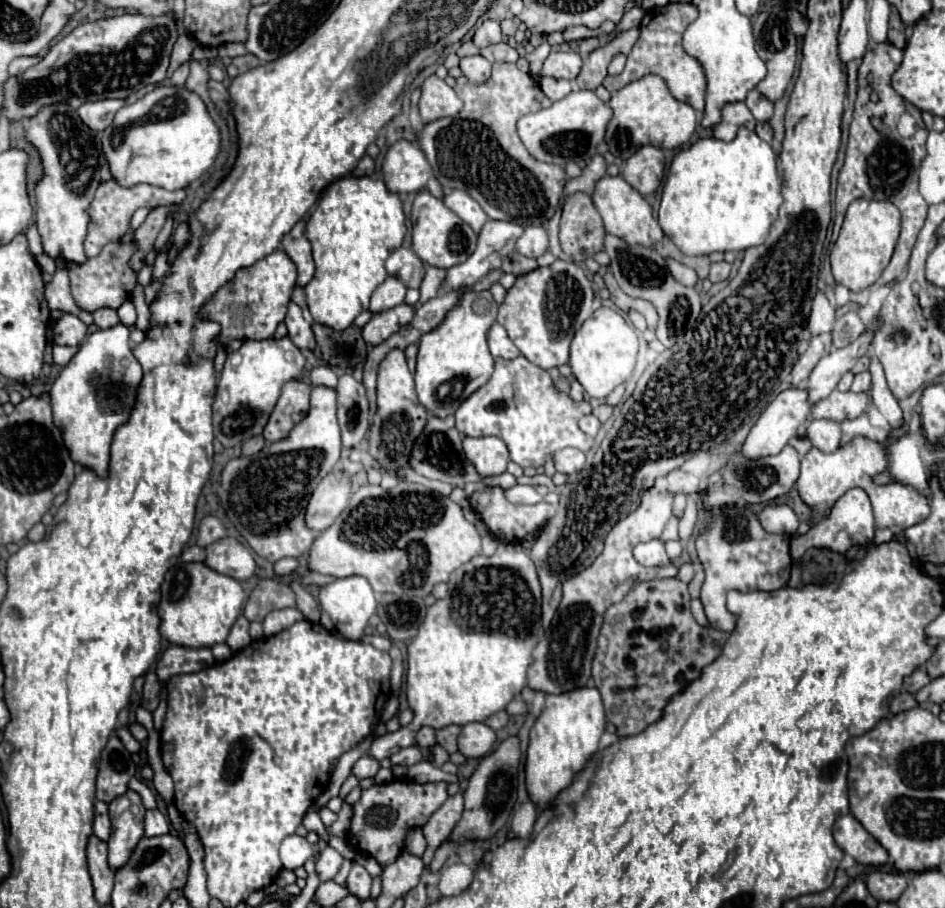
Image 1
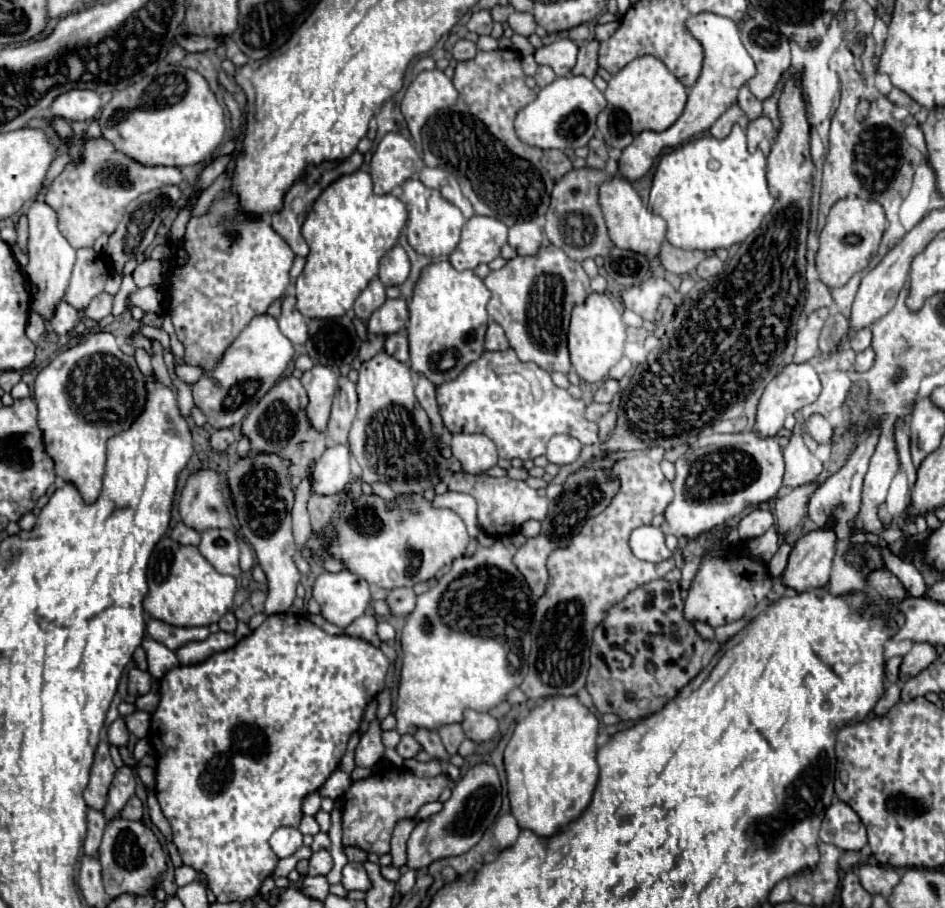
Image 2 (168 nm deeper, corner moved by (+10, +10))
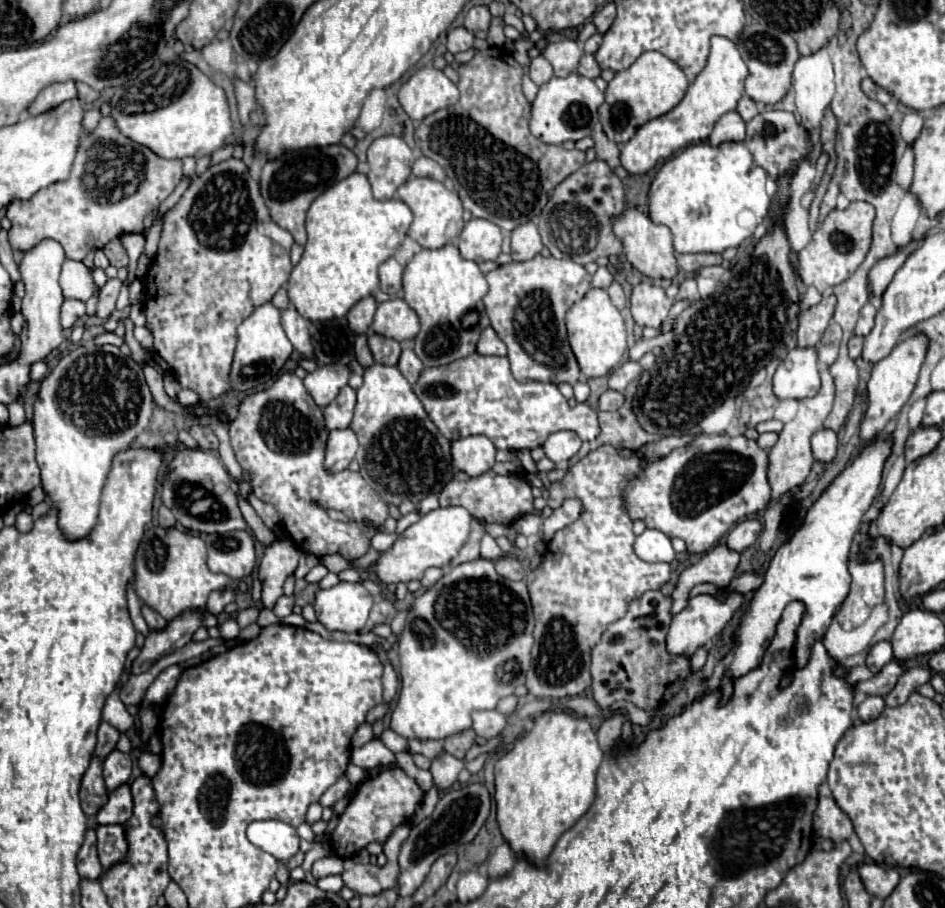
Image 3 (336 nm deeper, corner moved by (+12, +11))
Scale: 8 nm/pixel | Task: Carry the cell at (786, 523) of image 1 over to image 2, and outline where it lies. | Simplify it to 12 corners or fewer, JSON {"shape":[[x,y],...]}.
{"shape":[[752,509],[738,525],[742,539],[760,537],[774,515]]}

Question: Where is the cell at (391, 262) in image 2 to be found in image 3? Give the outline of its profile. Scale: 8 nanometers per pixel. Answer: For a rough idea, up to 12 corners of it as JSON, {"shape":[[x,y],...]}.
{"shape":[[390,258],[380,266],[380,290],[402,288],[402,266]]}

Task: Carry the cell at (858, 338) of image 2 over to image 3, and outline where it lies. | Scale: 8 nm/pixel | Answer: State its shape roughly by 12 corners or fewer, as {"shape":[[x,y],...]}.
{"shape":[[868,302],[860,312],[856,334],[866,336],[874,326],[876,308]]}

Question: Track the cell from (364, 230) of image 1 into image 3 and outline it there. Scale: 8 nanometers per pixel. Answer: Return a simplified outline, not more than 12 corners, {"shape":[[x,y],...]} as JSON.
{"shape":[[364,174],[322,192],[288,280],[306,320],[344,318],[412,224]]}

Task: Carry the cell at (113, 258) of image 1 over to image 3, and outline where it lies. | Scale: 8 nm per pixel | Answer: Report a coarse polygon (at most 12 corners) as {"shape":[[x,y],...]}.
{"shape":[[64,260],[60,288],[64,298],[86,302],[96,290],[92,270]]}

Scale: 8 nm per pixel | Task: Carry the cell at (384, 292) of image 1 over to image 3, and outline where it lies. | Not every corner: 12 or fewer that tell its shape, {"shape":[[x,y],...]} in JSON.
{"shape":[[362,298],[350,312],[348,324],[354,334],[370,330],[376,300]]}

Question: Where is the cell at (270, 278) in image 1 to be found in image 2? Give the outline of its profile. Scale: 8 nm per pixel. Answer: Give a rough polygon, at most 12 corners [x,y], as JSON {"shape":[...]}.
{"shape":[[232,193],[166,279],[186,363],[212,369],[290,285],[294,253]]}

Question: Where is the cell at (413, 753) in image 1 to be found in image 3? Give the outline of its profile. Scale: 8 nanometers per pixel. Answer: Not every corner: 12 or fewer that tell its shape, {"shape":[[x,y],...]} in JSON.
{"shape":[[410,740],[410,754],[430,760],[444,752],[440,740]]}

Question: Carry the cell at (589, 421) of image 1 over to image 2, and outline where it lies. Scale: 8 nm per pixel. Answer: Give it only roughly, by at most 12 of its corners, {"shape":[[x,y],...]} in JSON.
{"shape":[[604,403],[586,405],[584,417],[598,421],[608,405]]}

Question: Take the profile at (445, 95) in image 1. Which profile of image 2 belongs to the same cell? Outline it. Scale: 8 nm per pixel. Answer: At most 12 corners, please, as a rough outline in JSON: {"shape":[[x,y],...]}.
{"shape":[[438,69],[422,71],[402,99],[412,141],[430,115],[456,103]]}

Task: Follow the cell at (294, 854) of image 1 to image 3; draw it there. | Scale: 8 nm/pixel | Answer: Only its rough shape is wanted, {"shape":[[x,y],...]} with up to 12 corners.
{"shape":[[280,820],[248,826],[248,840],[280,862],[300,844],[296,828]]}

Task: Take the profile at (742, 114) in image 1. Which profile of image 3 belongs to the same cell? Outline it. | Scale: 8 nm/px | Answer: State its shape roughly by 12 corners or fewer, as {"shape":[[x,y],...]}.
{"shape":[[738,112],[724,114],[708,140],[714,146],[726,140],[744,140],[744,120]]}

